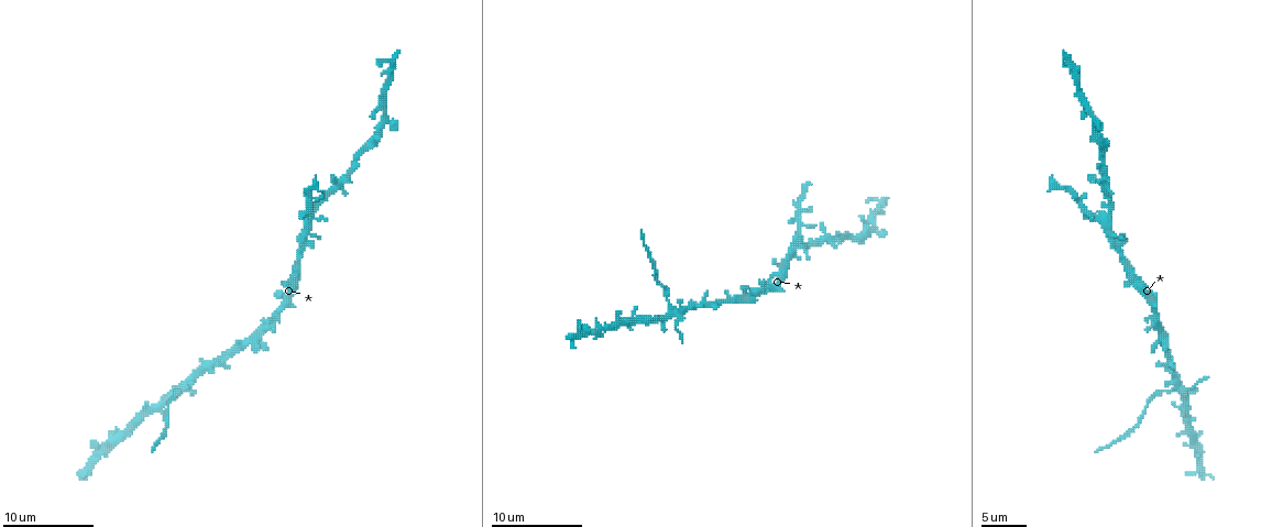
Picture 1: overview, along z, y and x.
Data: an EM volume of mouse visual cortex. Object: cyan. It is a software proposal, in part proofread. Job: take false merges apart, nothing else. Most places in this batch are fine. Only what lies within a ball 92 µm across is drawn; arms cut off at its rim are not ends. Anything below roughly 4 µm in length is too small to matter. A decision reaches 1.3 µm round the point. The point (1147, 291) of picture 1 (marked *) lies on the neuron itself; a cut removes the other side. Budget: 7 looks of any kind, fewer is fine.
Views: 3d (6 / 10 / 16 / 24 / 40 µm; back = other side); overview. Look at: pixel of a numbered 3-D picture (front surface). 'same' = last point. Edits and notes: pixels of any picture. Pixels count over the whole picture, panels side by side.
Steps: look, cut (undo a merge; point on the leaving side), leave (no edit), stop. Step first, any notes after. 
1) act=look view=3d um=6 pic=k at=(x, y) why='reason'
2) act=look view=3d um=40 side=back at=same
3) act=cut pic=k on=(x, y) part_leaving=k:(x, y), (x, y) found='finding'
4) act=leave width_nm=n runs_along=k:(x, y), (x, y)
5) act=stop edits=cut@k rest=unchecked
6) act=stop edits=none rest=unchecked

act=look view=3d um=6 pic=1 at=(1106, 212)

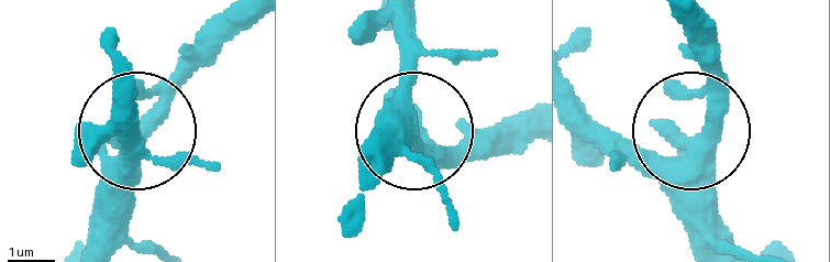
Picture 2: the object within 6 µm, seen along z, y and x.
act=leave width_nm=530 found='one neuron here'

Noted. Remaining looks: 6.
act=look view=3d um=16 pic=1 at=(1141, 420) why='thick turns thin'

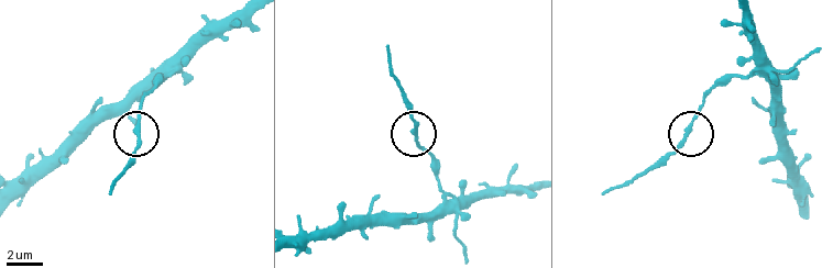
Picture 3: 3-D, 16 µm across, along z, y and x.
act=look view=3d um=6 pic=3 at=(138, 130)

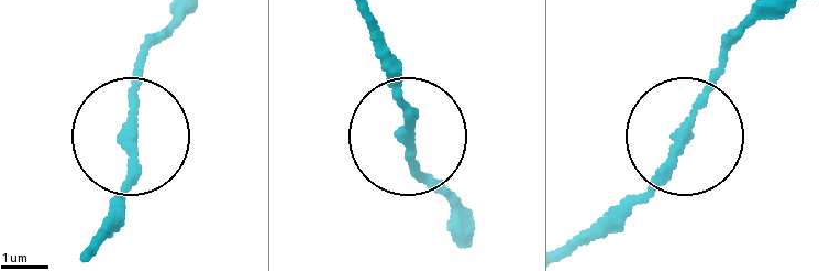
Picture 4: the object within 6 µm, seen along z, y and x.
act=leave found='continuous, no second neuron'

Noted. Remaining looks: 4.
act=look view=3d um=10 pic=1 at=(669, 310) why='four-way junction'

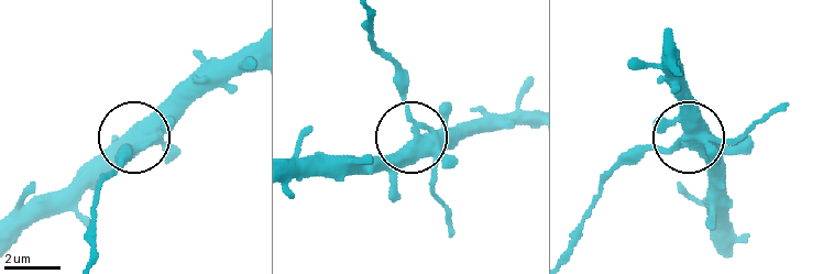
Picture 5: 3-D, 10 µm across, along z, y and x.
act=leave side_arm_um=13 found='all the same neuron'

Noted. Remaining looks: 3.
act=stop edits=none rest=unchecked

